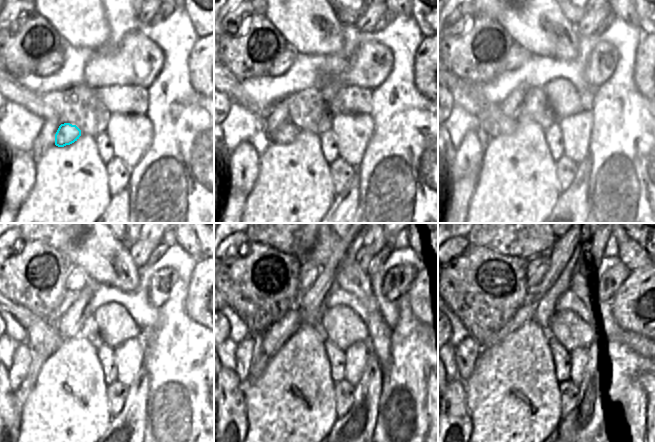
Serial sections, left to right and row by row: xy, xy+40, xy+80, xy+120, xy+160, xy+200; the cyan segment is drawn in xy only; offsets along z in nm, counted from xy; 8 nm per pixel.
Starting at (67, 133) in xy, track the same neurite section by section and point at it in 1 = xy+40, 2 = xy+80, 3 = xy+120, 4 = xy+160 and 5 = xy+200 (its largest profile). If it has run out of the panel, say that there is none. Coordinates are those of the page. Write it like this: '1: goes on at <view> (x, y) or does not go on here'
1: goes on at xy+40 (287, 133)
2: goes on at xy+80 (458, 87)
3: goes on at xy+120 (21, 325)
4: goes on at xy+160 (238, 331)
5: goes on at xy+200 (458, 332)

